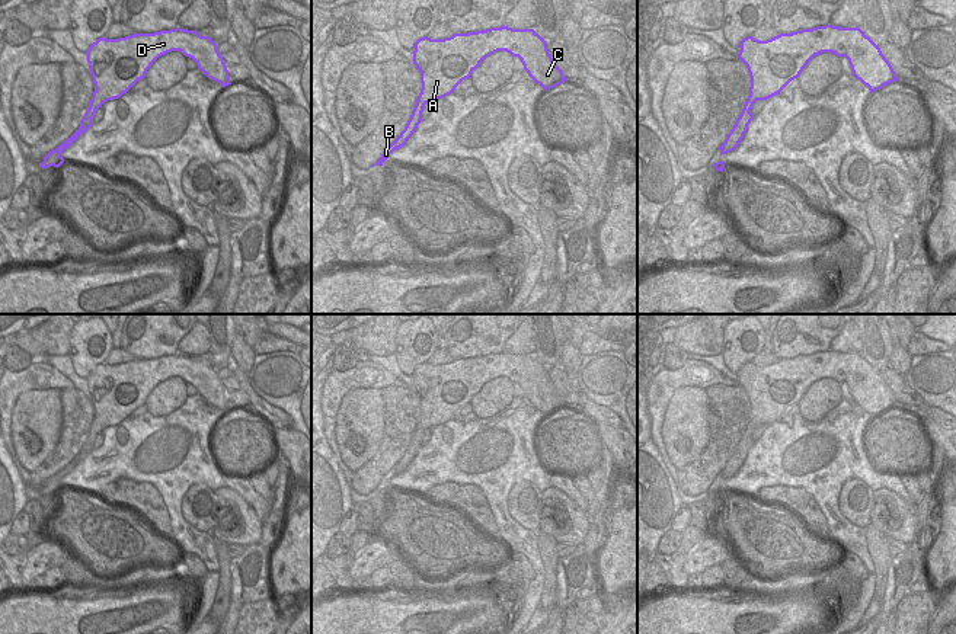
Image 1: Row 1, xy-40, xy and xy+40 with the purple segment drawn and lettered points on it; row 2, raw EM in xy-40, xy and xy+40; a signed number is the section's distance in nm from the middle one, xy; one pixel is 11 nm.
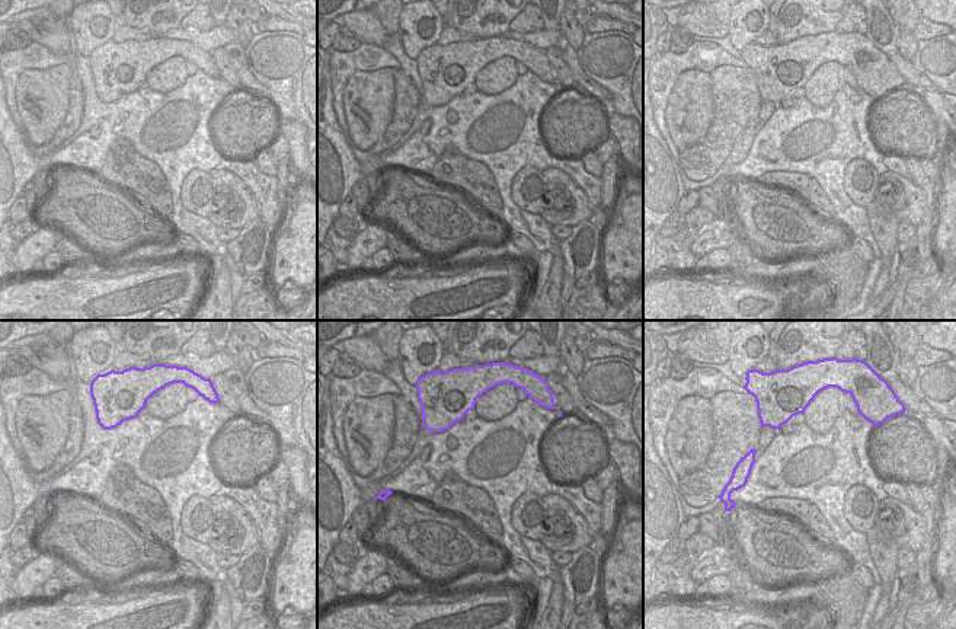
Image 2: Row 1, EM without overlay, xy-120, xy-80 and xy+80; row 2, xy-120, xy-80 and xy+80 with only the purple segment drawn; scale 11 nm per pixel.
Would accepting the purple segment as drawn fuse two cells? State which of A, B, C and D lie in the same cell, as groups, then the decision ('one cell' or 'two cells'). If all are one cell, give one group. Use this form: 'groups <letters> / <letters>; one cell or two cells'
groups A B C D; one cell

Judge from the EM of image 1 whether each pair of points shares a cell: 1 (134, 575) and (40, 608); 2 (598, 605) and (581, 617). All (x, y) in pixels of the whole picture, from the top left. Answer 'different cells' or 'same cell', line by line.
1: different cells
2: same cell

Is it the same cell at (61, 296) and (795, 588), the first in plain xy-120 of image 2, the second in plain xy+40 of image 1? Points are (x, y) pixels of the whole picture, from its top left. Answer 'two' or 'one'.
two

